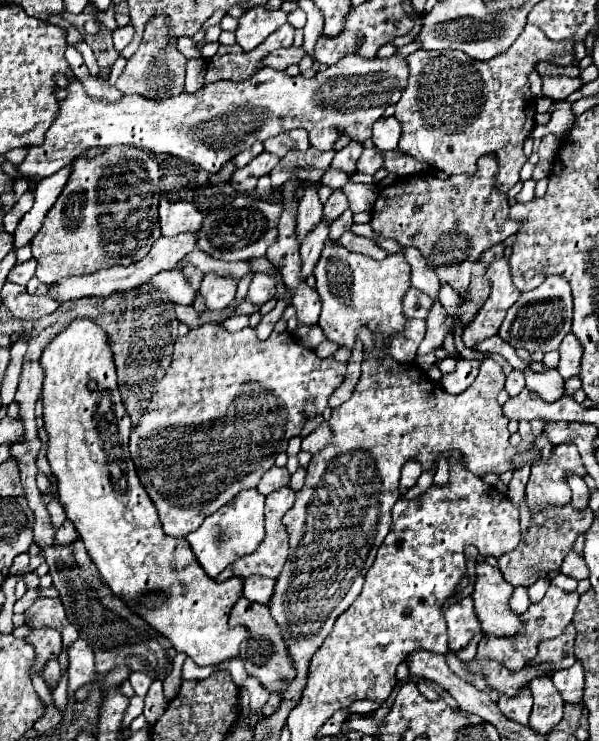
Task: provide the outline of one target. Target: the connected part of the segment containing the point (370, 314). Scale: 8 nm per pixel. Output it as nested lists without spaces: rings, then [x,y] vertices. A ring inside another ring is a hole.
[[[329,239],[323,245],[321,257],[313,269],[313,275],[317,277],[315,289],[323,303],[319,327],[323,329],[325,337],[351,349],[357,337],[357,329],[361,325],[367,325],[373,331],[379,327],[385,339],[391,333],[401,331],[407,321],[401,311],[401,299],[405,291],[411,287],[409,273],[411,267],[401,253],[387,255],[385,259],[375,261],[367,255],[351,253],[337,241]]]

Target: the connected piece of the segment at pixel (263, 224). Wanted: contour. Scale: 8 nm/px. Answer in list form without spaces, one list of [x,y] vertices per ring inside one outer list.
[[[239,195],[229,205],[205,215],[203,231],[199,231],[197,235],[197,249],[209,253],[213,259],[219,261],[247,261],[253,257],[263,257],[267,247],[277,237],[279,213],[279,205],[271,201]]]

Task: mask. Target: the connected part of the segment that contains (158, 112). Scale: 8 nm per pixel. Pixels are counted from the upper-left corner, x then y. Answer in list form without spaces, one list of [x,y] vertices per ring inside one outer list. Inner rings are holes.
[[[347,55],[339,63],[319,71],[315,77],[305,79],[301,75],[289,77],[283,71],[273,71],[269,67],[259,69],[255,75],[245,81],[215,81],[203,85],[195,93],[179,93],[167,99],[143,99],[141,95],[123,95],[121,103],[109,103],[105,99],[91,97],[83,83],[77,77],[71,77],[65,91],[67,97],[59,101],[59,111],[53,125],[47,129],[47,135],[41,145],[27,147],[27,155],[21,165],[17,165],[17,179],[27,179],[31,183],[39,183],[43,177],[57,173],[67,167],[81,151],[87,147],[109,147],[115,143],[137,145],[149,149],[153,153],[169,153],[183,161],[195,163],[209,173],[217,173],[223,163],[249,149],[257,141],[267,141],[269,137],[279,135],[281,131],[289,131],[295,127],[303,127],[309,131],[309,141],[319,151],[333,149],[333,143],[341,133],[351,135],[351,139],[363,143],[371,137],[373,123],[383,115],[385,107],[395,105],[399,95],[407,83],[407,63],[405,59],[391,57],[387,61],[381,59],[363,59],[357,55]]]

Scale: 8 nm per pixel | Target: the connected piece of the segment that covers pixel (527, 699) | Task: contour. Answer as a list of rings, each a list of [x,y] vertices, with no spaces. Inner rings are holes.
[[[523,691],[523,695],[515,695],[515,699],[507,699],[507,695],[499,697],[499,709],[503,711],[503,715],[507,715],[507,719],[517,721],[521,725],[529,723],[529,713],[531,713],[531,691]]]

